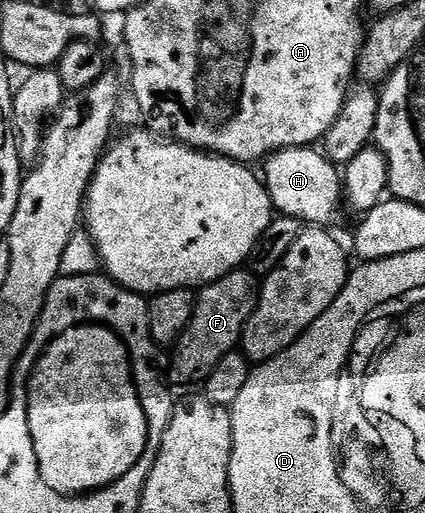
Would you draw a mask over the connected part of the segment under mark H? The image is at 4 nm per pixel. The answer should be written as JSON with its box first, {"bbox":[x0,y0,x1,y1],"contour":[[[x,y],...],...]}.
{"bbox":[261,147,345,226],"contour":[[[318,147],[282,148],[280,152],[267,157],[262,168],[261,179],[267,186],[271,207],[276,213],[291,216],[307,226],[327,226],[327,223],[338,214],[339,200],[341,204],[345,196],[345,189],[341,183],[341,174],[336,165],[332,164]]]}

